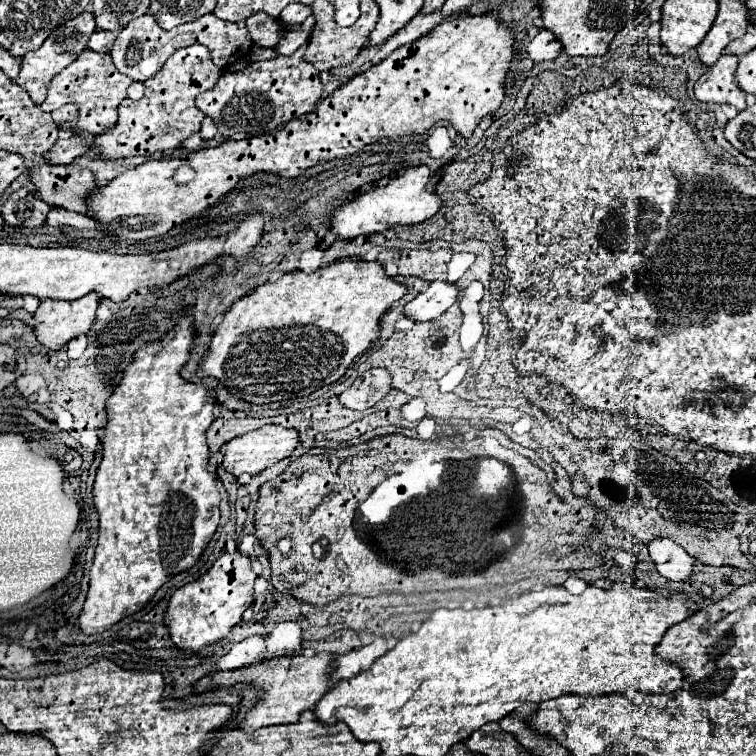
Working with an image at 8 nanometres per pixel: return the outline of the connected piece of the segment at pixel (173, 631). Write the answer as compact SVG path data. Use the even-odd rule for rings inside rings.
M221 552L213 566L197 580L177 588L169 600L165 620L171 640L183 650L201 650L229 634L229 630L241 620L243 612L253 602L253 584L257 574L251 568L251 558L241 552Z

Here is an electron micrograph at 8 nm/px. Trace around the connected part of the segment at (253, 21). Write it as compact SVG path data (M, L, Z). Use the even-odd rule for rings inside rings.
M255 12L255 14L251 14L247 20L245 20L245 24L247 24L247 30L249 30L249 34L251 34L251 38L253 38L253 42L257 44L257 46L263 46L263 48L273 48L277 42L279 42L279 38L281 38L281 24L277 22L277 26L275 26L275 18L271 18L269 14L265 14L265 12Z

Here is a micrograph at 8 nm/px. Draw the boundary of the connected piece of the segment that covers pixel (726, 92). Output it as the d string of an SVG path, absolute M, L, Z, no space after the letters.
M723 54L707 72L695 82L695 98L701 102L733 104L737 110L745 110L745 92L737 86L735 70L739 58Z

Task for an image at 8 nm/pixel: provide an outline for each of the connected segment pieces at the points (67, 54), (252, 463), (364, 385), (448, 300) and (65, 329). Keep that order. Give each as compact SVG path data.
M83 12L83 14L79 14L77 18L69 20L67 24L59 26L37 50L27 52L27 54L21 58L21 60L23 60L23 68L21 68L21 72L19 72L17 84L27 90L27 94L31 96L31 100L33 100L35 104L41 104L41 102L43 102L51 78L53 78L55 74L59 74L59 70L63 70L67 64L71 64L71 62L75 60L75 56L79 56L79 54L87 48L87 38L89 38L93 32L95 32L95 18L93 18L93 14Z
M267 424L261 426L259 430L247 432L243 436L237 436L233 440L229 440L227 444L221 446L221 454L223 454L223 470L233 474L235 478L241 474L259 474L261 470L277 464L279 460L291 456L291 452L299 446L299 434L293 428L283 428L283 426L275 426L275 424Z
M383 368L365 370L355 382L337 396L337 400L353 410L367 410L391 390L391 376Z
M435 280L429 284L429 288L425 292L421 292L417 298L413 298L411 302L405 304L405 316L413 318L417 322L433 320L457 302L457 294L459 294L459 290L455 284Z
M95 292L79 300L41 300L35 312L35 336L49 348L59 350L71 338L87 334L95 322L99 296Z

